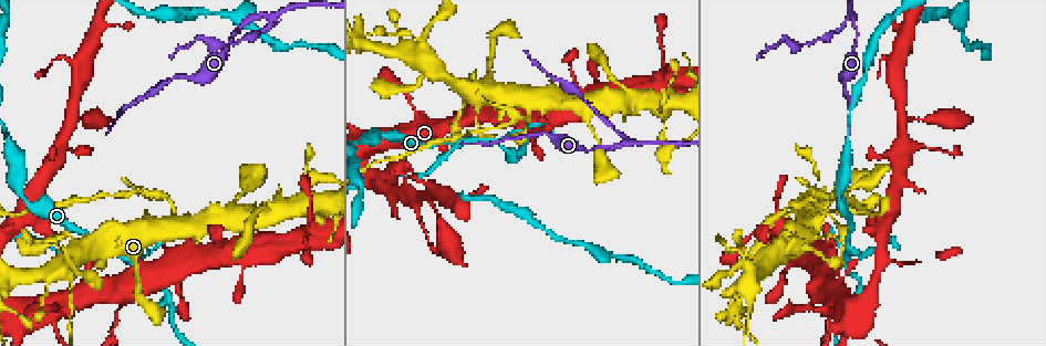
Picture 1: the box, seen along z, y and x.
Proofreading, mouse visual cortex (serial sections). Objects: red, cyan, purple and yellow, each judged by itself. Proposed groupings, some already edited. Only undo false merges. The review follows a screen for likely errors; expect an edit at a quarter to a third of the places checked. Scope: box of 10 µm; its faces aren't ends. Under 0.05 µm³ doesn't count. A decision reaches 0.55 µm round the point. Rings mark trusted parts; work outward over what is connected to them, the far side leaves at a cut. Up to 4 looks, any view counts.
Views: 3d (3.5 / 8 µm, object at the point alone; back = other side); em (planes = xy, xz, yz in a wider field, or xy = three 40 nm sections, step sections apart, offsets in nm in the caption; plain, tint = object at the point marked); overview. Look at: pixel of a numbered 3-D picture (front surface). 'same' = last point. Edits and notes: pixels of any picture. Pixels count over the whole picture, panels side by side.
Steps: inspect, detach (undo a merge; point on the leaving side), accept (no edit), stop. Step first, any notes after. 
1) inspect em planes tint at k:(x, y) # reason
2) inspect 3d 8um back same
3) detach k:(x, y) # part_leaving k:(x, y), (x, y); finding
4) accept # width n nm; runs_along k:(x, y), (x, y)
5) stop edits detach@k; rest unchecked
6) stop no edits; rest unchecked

inspect 3d 3.5um at 1:(850, 16) # side arm on a straight run

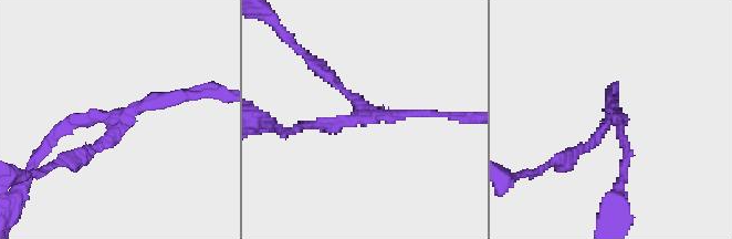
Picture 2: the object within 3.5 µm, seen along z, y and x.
inspect em xy step 5 plain at 2:(120, 121) # arms 3; arm_widths 100, 150, 150 nm

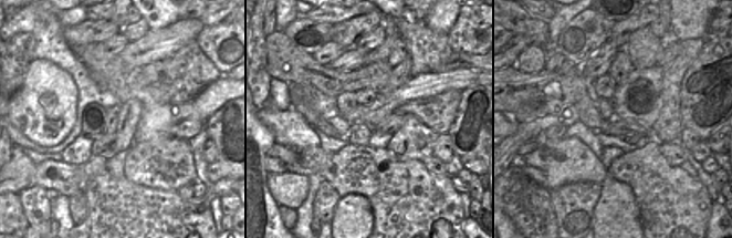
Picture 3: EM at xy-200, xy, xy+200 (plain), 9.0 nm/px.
inspect em xy step 5 tint same # with the object marked

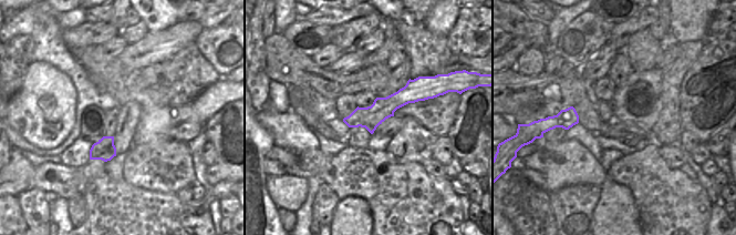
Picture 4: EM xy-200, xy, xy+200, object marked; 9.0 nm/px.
detach 2:(91, 152) # part_leaving 2:(119, 127), (44, 172); a second cell is stuck on

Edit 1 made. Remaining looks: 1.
inspect 3d 3.5um at 1:(170, 224) # four arms meet

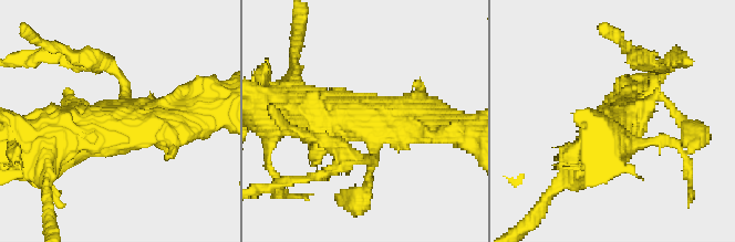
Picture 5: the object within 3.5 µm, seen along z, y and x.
detach 5:(95, 69) # arm_widths 200, 350, 400, 700 nm; part_leaving 5:(126, 92), (109, 65), (48, 54); two cells meet here

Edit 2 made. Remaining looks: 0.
stop edits detach@2, detach@5; rest unchecked

